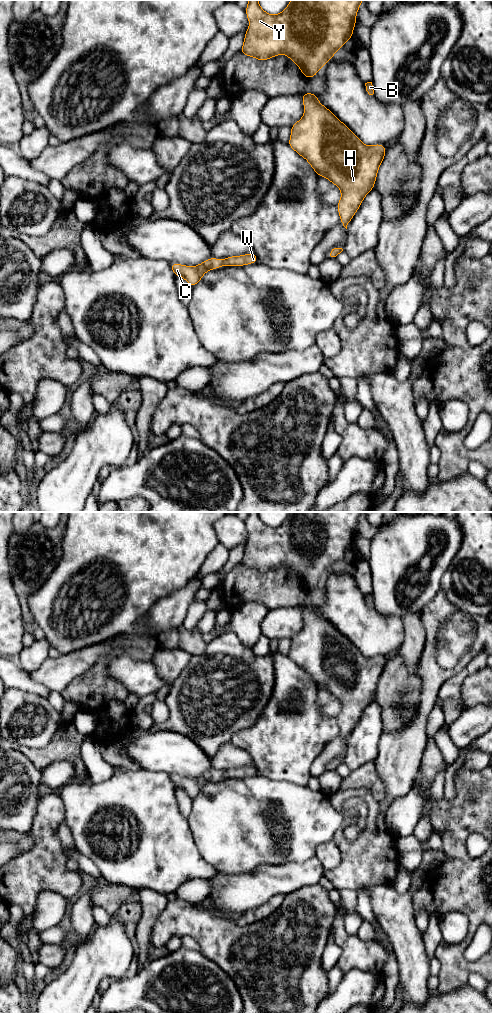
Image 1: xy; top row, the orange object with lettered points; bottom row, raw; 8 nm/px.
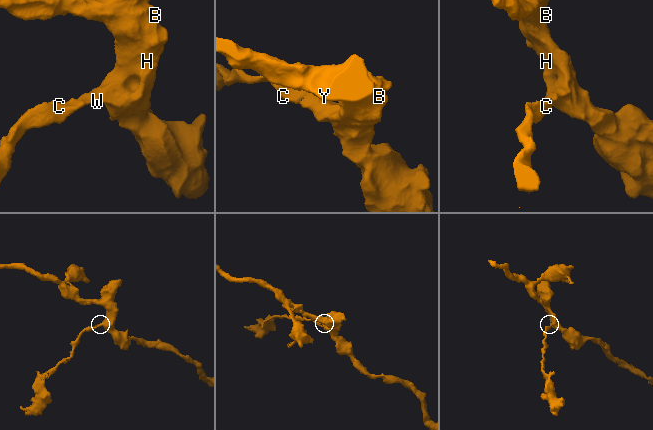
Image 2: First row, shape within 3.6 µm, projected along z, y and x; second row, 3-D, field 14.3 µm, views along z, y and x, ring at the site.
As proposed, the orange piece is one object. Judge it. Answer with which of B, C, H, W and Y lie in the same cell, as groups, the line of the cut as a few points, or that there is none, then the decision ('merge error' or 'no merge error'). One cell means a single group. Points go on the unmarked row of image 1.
B C H W Y; no cut; no merge error

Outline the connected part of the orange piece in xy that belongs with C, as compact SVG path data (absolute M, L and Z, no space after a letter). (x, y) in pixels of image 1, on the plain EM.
M249 765L240 768L231 768L225 771L209 770L197 778L185 778L178 775L170 775L170 779L175 787L183 789L187 795L194 799L198 796L202 788L209 782L218 781L221 778L244 778L258 773L256 765Z

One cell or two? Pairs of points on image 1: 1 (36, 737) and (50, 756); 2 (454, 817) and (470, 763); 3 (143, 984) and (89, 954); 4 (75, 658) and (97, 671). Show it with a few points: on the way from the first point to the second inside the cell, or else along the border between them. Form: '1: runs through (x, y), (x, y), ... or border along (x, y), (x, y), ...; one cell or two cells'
1: border along (57, 728), (43, 747), (20, 744); two cells
2: border along (462, 766), (471, 770), (481, 770); two cells
3: border along (125, 976), (116, 979); two cells
4: border along (89, 669), (70, 683); two cells

